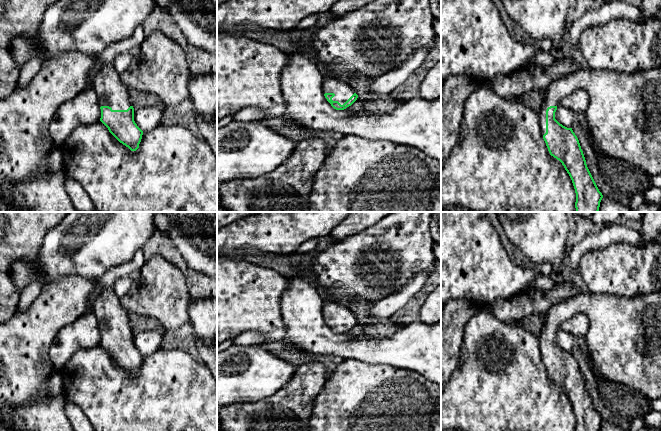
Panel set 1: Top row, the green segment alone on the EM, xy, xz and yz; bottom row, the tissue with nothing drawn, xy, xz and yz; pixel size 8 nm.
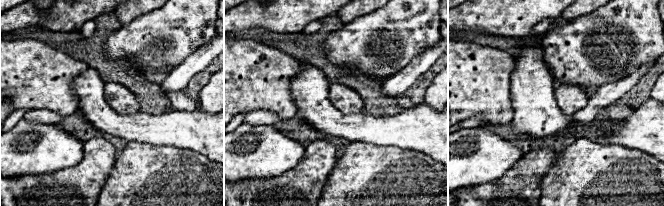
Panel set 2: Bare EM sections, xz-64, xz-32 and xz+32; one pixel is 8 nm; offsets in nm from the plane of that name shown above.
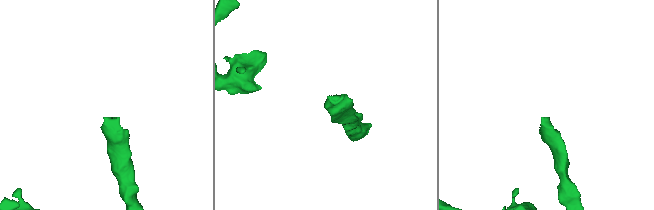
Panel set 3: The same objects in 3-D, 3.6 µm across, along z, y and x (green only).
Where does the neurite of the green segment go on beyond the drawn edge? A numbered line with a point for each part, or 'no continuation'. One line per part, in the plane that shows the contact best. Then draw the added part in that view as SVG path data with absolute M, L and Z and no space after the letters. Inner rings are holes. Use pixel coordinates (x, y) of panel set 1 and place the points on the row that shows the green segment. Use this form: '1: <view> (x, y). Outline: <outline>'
1: xz (343, 91). Outline: M325 78L322 87L323 93L334 93L333 101L343 105L354 93L354 89L346 82L337 78Z

